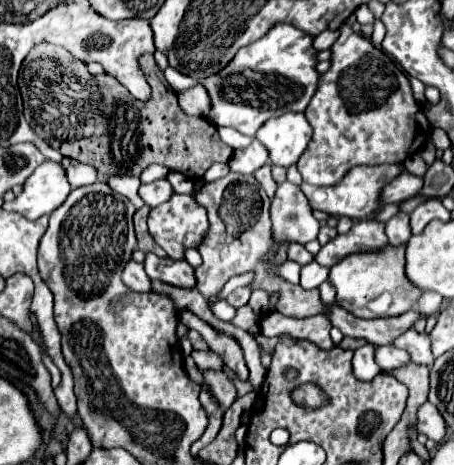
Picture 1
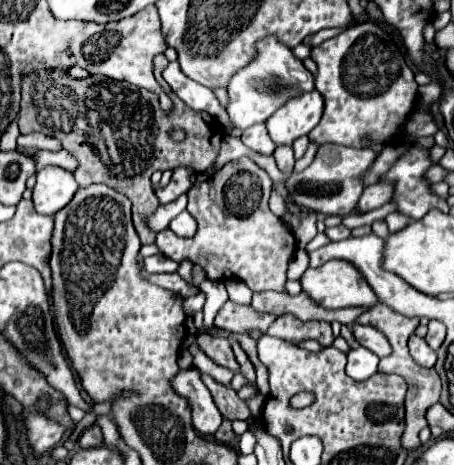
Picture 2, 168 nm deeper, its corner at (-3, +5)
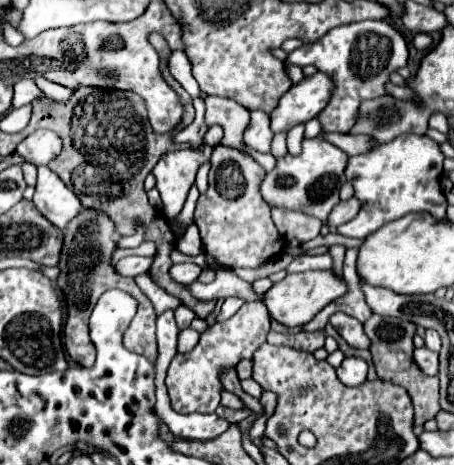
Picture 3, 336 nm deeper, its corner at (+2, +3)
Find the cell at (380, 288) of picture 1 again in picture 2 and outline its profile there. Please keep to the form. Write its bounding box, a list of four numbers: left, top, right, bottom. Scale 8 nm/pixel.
[302,260,378,308]

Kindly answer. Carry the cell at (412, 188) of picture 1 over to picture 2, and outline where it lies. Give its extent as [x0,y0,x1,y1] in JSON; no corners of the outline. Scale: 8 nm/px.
[358,182,392,212]

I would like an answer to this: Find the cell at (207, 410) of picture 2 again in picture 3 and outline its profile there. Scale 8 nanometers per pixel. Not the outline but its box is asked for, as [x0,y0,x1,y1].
[167,302,269,414]

